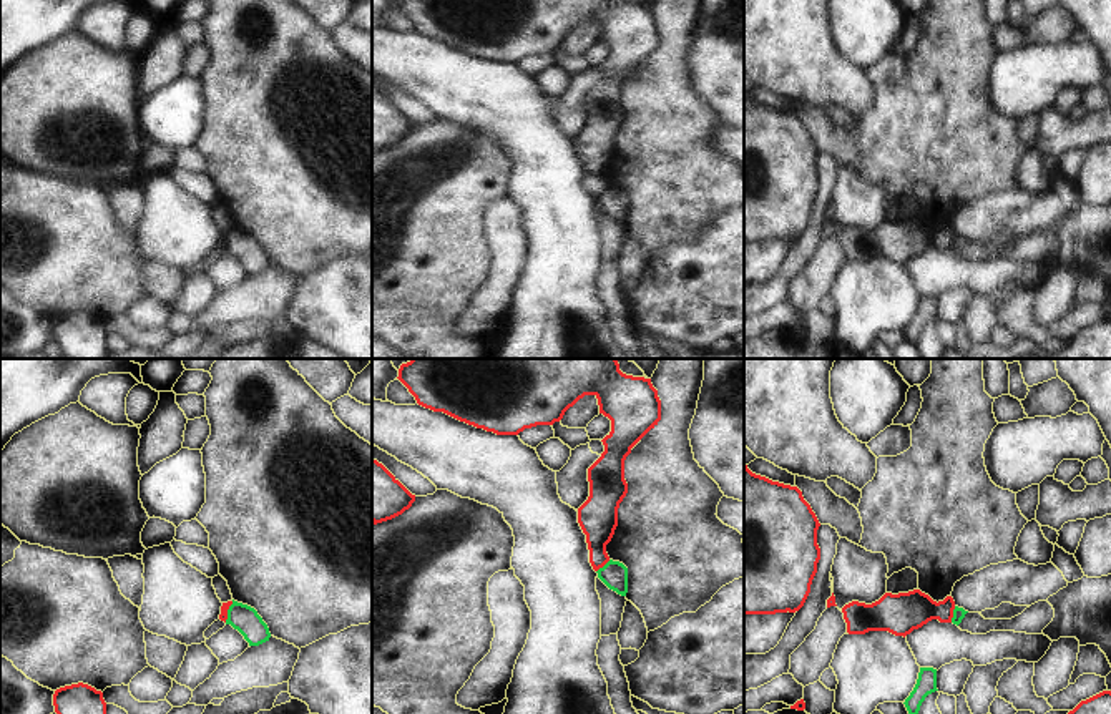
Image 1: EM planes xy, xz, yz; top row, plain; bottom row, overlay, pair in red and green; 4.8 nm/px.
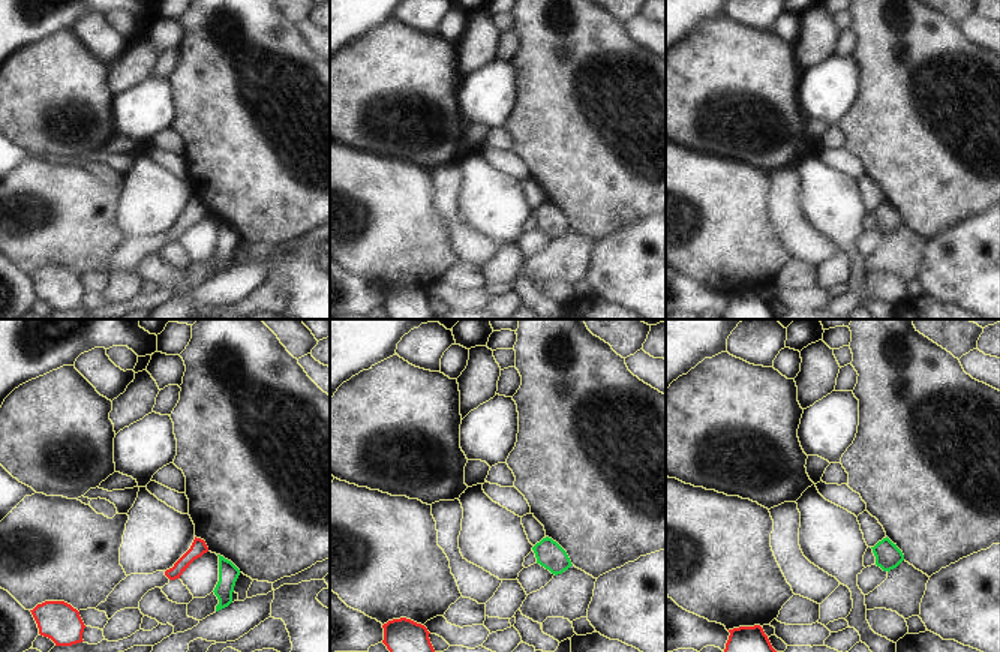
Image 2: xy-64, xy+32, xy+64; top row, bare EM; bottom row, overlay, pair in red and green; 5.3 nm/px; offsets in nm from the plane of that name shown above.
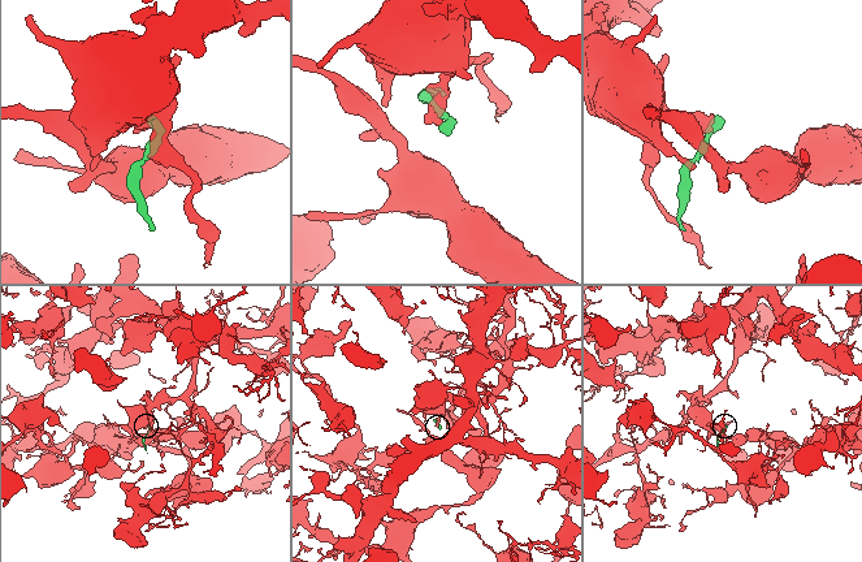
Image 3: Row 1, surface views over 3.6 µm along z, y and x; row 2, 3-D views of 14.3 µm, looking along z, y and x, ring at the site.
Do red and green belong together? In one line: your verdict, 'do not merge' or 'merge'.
do not merge

